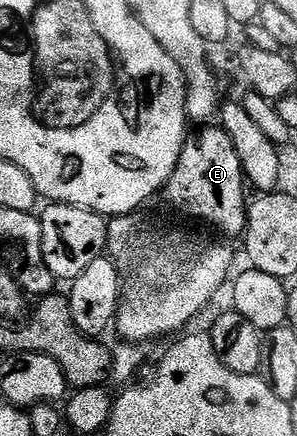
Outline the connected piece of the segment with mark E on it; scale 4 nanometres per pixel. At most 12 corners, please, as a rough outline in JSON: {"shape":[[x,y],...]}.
{"shape":[[187,137],[164,195],[174,210],[246,233],[247,183],[232,140]]}

